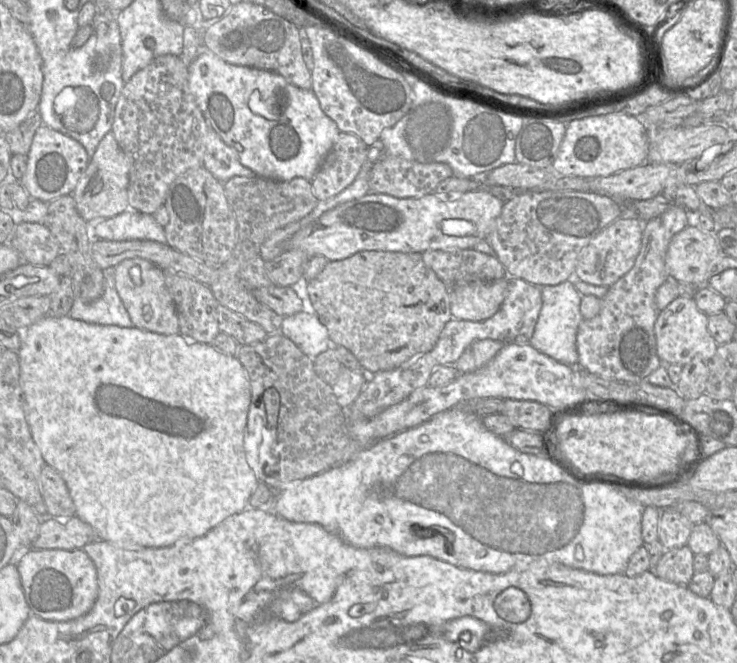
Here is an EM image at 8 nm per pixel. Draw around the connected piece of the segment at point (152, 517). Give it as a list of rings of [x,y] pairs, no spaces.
[[[46,315],[23,330],[18,355],[23,409],[33,440],[46,464],[55,469],[65,481],[75,505],[75,516],[89,524],[98,539],[142,547],[166,547],[204,536],[229,516],[250,507],[249,499],[259,483],[248,465],[244,451],[244,430],[251,403],[251,385],[246,369],[235,355],[225,354],[211,344],[188,340],[180,333],[163,335],[135,326],[90,324],[68,315]]]

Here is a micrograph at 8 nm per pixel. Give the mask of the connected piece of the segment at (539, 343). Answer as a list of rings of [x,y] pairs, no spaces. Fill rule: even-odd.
[[[569,280],[542,286],[541,295],[542,307],[529,343],[558,362],[578,367],[576,339],[579,324],[583,320],[580,312],[582,295]]]

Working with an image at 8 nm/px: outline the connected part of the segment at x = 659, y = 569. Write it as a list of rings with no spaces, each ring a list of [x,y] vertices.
[[[688,545],[665,550],[653,571],[665,581],[687,586],[694,575],[693,560],[694,553]]]

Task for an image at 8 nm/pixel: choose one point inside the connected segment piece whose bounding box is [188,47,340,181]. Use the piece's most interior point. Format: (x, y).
(279, 131)

